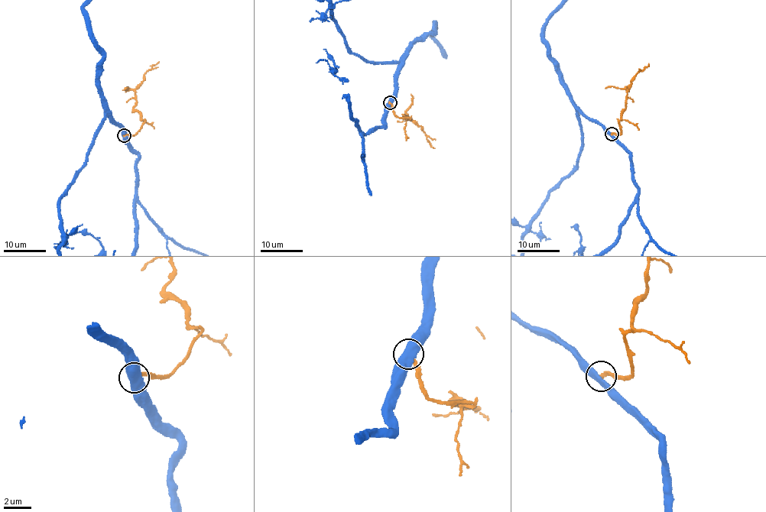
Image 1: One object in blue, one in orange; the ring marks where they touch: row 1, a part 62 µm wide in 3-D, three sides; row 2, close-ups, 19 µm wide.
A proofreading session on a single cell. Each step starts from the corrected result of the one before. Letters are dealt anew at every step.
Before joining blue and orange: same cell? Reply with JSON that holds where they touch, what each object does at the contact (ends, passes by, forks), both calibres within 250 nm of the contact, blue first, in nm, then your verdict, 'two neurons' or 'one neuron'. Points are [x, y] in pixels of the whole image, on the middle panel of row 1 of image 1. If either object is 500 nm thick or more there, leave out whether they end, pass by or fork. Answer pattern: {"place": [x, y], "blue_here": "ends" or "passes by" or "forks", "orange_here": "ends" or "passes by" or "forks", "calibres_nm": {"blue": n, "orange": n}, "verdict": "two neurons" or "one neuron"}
{"place": [390, 102], "calibres_nm": {"blue": 550, "orange": 200}, "verdict": "two neurons"}

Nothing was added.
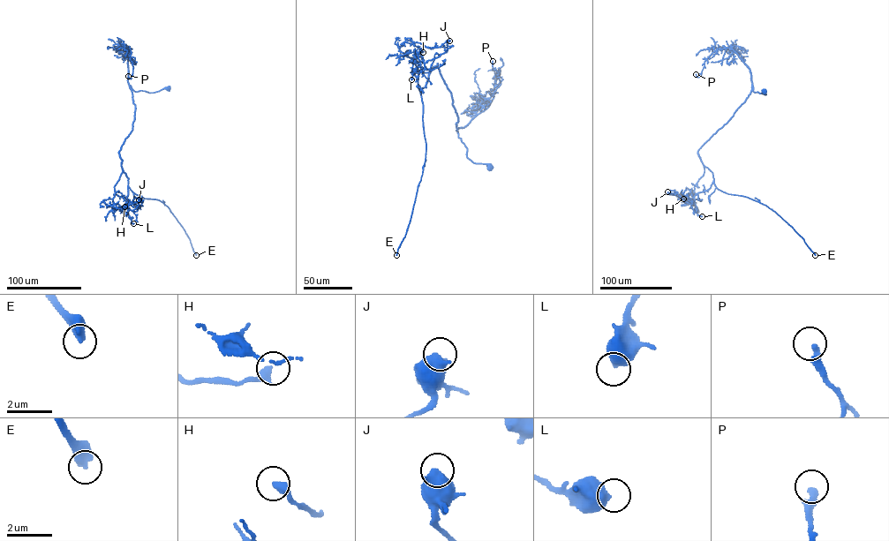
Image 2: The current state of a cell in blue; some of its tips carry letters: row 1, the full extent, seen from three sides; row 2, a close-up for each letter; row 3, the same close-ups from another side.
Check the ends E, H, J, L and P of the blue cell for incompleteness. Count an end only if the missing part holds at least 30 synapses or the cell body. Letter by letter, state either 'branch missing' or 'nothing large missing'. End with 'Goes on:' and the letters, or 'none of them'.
E: branch missing
H: nothing large missing
J: nothing large missing
L: nothing large missing
P: nothing large missing
Goes on: E

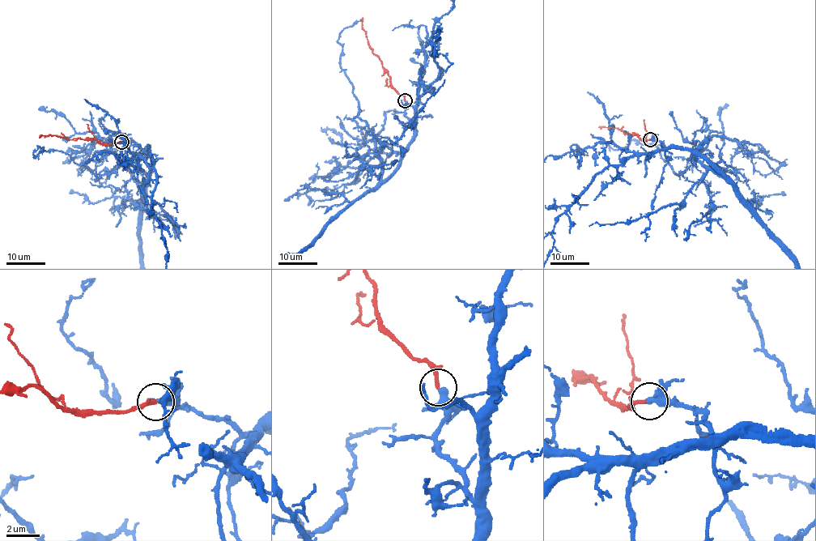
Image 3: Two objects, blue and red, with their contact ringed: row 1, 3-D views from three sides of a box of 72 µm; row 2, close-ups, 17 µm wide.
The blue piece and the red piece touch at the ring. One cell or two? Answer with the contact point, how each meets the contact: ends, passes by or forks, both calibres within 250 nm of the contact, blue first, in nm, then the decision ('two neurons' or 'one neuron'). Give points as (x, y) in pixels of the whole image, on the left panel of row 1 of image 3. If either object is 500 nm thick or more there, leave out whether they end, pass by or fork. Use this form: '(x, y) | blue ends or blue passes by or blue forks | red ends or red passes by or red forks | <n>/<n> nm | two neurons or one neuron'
(121, 142) | blue passes by | red ends | 320/240 nm | one neuron

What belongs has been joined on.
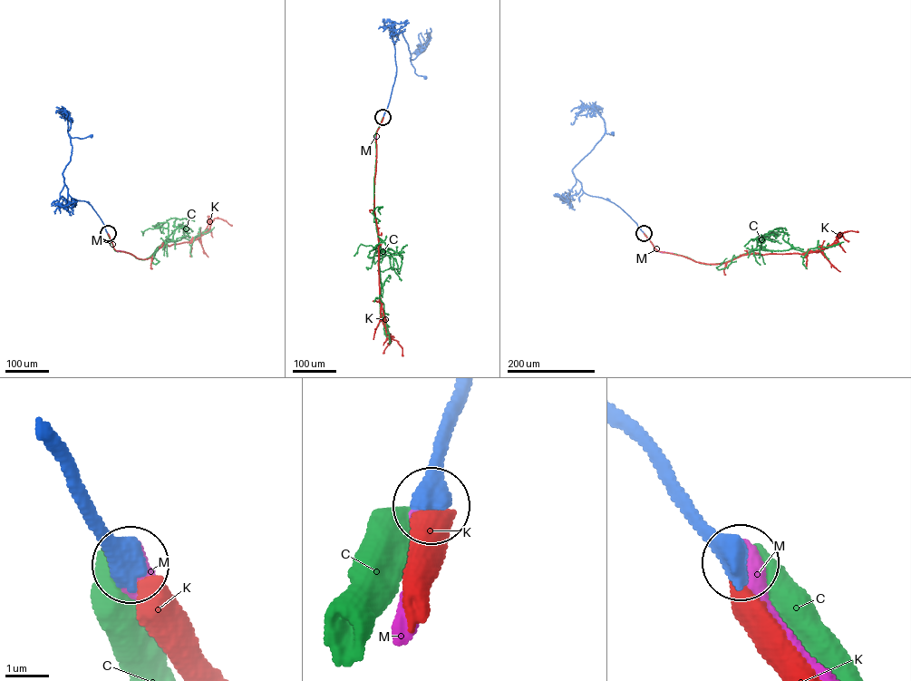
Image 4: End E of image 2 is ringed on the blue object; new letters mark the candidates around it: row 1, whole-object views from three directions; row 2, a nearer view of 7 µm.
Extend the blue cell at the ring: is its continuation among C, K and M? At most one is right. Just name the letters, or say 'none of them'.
M

